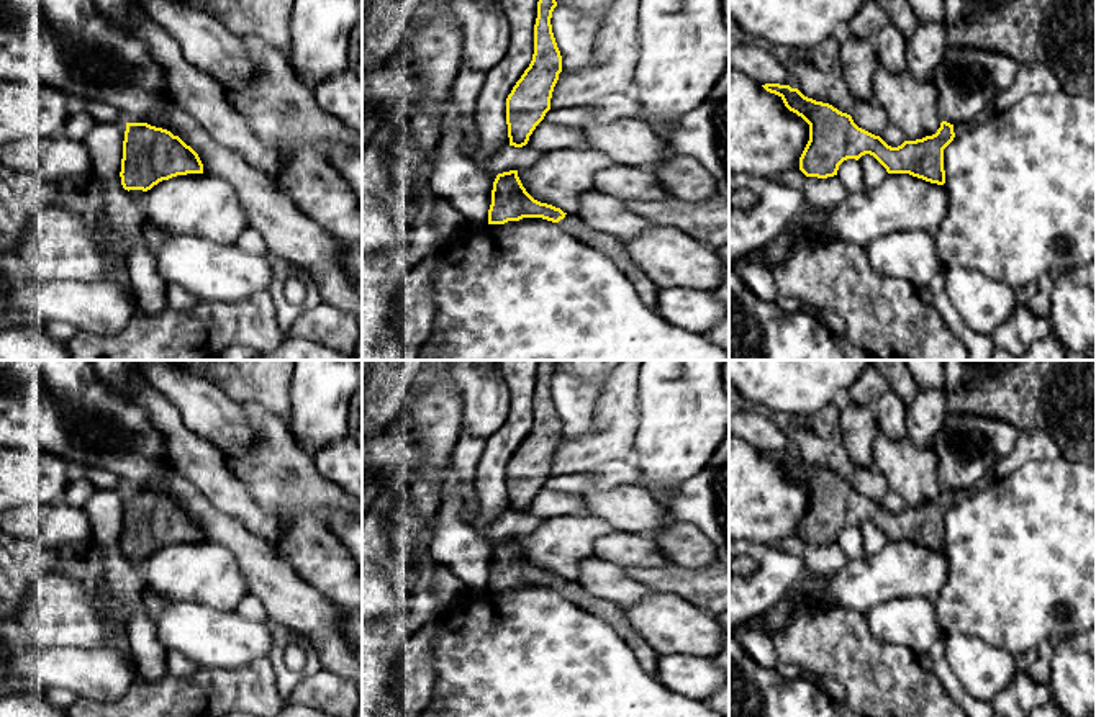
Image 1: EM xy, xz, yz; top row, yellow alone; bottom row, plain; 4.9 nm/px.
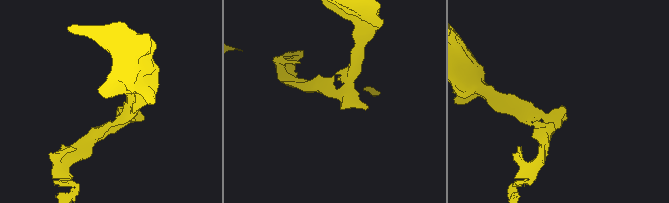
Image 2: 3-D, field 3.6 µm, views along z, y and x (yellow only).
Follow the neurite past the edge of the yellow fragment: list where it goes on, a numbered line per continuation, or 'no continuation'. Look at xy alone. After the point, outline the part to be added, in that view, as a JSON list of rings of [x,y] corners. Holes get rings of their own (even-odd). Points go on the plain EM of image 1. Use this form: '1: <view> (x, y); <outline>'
no continuation

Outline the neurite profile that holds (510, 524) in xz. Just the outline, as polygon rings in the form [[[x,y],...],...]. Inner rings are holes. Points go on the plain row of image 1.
[[[508,512],[496,517],[490,524],[488,535],[496,542],[510,537],[526,537],[534,532],[541,525],[541,522],[542,521],[539,517],[529,512]]]

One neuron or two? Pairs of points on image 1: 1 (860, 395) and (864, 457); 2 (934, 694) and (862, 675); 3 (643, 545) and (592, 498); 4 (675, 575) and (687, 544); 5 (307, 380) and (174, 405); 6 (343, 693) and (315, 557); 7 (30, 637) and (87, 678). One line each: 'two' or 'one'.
1: one
2: one
3: one
4: one
5: two
6: two
7: two

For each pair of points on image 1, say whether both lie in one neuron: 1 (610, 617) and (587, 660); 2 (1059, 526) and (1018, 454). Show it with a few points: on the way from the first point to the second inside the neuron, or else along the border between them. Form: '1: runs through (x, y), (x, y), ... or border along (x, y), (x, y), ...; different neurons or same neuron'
1: border along (574, 603), (603, 619), (634, 650); different neurons
2: border along (1060, 455), (1050, 460), (1029, 460), (993, 480); different neurons

